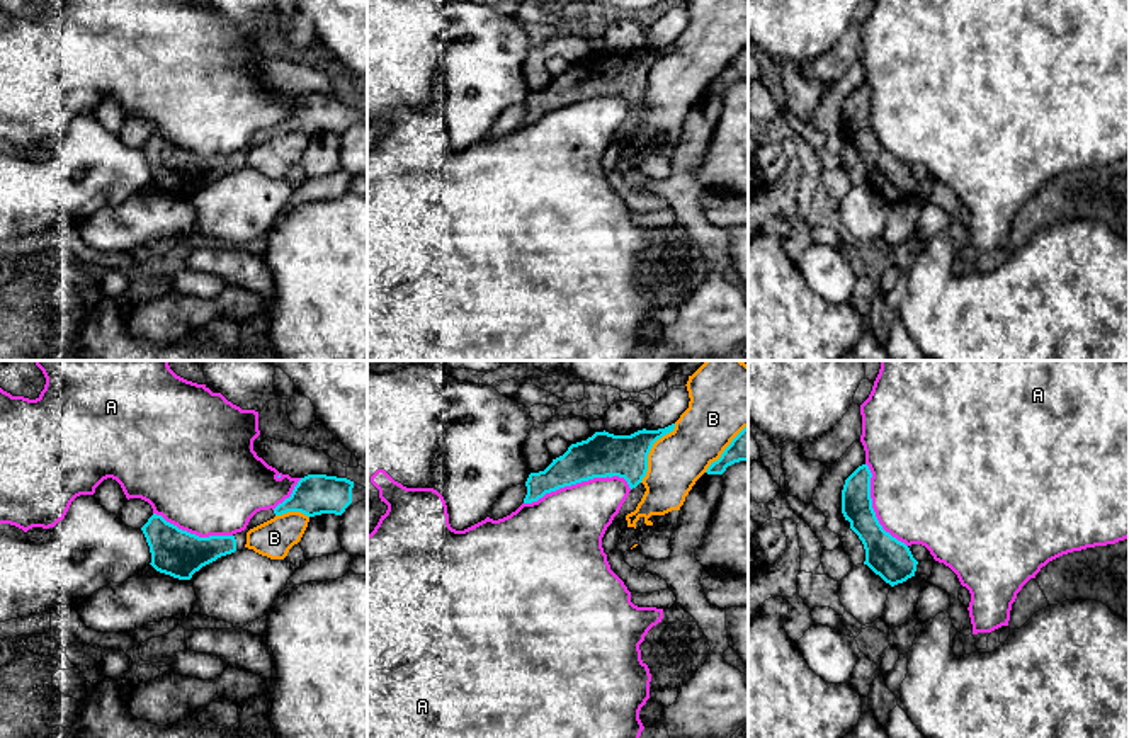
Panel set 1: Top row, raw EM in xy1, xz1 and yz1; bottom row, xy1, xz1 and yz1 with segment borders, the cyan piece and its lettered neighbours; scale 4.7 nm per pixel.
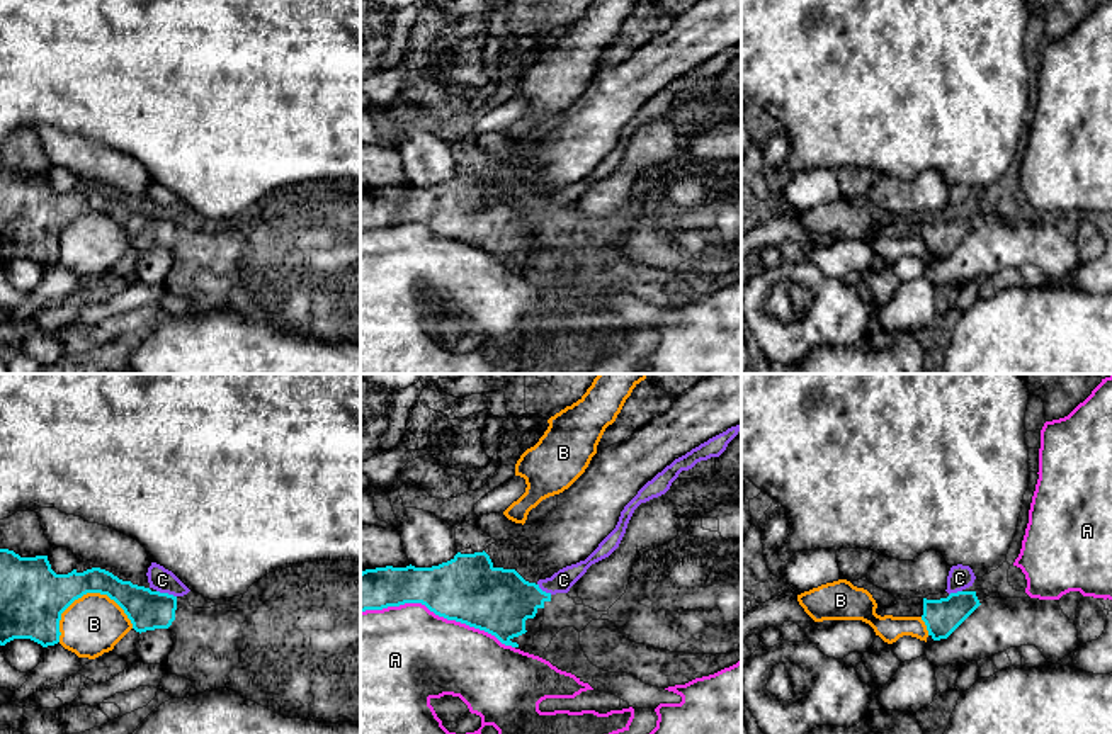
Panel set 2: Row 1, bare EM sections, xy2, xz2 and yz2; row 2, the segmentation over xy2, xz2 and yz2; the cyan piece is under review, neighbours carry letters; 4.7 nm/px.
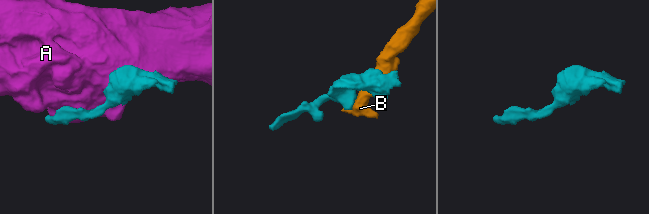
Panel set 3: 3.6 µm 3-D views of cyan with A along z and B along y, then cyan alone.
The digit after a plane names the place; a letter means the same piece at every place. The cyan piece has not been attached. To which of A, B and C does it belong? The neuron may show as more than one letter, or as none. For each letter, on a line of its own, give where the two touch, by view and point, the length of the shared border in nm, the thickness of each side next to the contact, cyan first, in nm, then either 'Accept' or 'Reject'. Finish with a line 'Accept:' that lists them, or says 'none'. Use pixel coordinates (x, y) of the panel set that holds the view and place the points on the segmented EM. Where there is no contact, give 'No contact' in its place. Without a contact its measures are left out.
A: Touches cyan at xz2 (437, 614). Shared border 750 nm. Thickness 320 nm (cyan) against 480 nm. Reject
B: Touches cyan at xy2 (87, 592). Shared border 360 nm. Thickness 300 nm (cyan) against 280 nm. Reject
C: Touches cyan at xy2 (167, 593). Shared border 100 nm. Thickness 190 nm (cyan) against 120 nm. Reject
Accept: none

